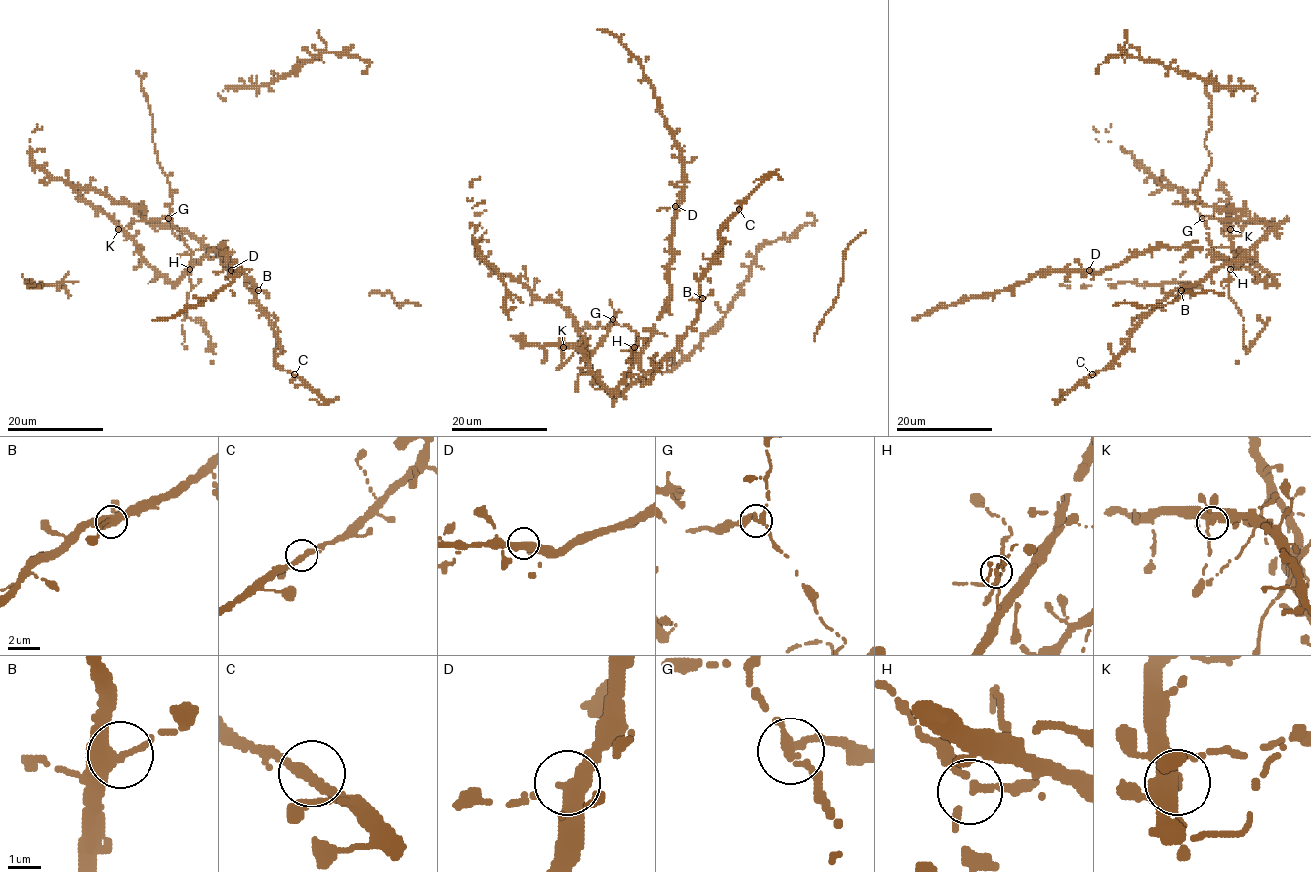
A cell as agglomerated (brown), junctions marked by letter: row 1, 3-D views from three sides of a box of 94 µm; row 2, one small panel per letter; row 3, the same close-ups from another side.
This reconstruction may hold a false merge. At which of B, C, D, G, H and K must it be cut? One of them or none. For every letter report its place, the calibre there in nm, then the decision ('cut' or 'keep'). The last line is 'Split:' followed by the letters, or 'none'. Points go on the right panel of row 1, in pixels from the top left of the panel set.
B: place (1181, 290); calibre 320 nm; keep
C: place (1092, 374); calibre 300 nm; keep
D: place (1089, 270); calibre 360 nm; keep
G: place (1202, 218); calibre 240 nm; cut
H: place (1230, 269); calibre 220 nm; keep
K: place (1230, 229); calibre 220 nm; keep
Split: G

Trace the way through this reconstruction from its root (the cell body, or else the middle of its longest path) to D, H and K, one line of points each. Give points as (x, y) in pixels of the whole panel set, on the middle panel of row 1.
D: (609, 326), (613, 320), (636, 331), (634, 358), (651, 335), (669, 299), (675, 206)
H: (609, 326), (613, 320), (635, 330), (639, 335), (634, 347)
K: (609, 326), (613, 320), (639, 335), (632, 355), (634, 365), (613, 391), (592, 371), (578, 349), (563, 347)

